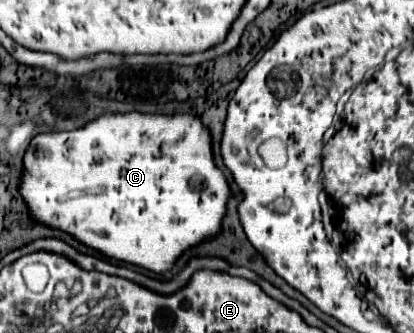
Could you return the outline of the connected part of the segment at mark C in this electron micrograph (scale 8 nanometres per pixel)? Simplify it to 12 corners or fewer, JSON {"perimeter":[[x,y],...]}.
{"perimeter":[[188,114],[40,134],[32,218],[166,272],[230,196]]}

